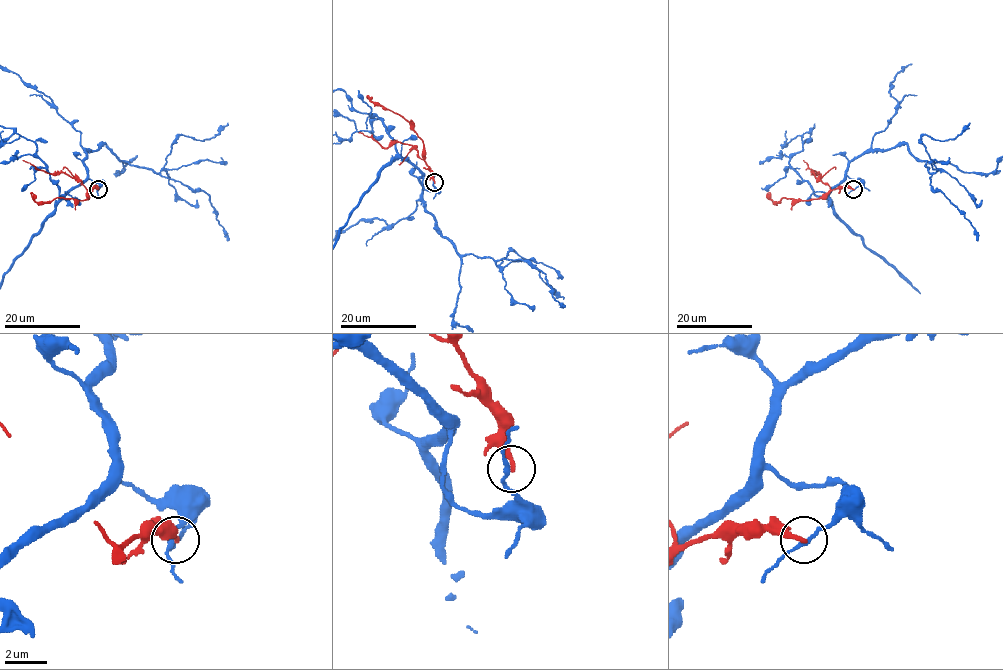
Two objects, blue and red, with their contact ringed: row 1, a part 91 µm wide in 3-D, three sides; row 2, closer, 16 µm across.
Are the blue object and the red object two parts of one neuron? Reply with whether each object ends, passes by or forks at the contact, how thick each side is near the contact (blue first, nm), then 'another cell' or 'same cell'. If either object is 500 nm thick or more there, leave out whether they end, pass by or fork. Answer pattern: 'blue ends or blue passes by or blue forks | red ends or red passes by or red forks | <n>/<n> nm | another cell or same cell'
blue passes by | red ends | 180/240 nm | another cell

